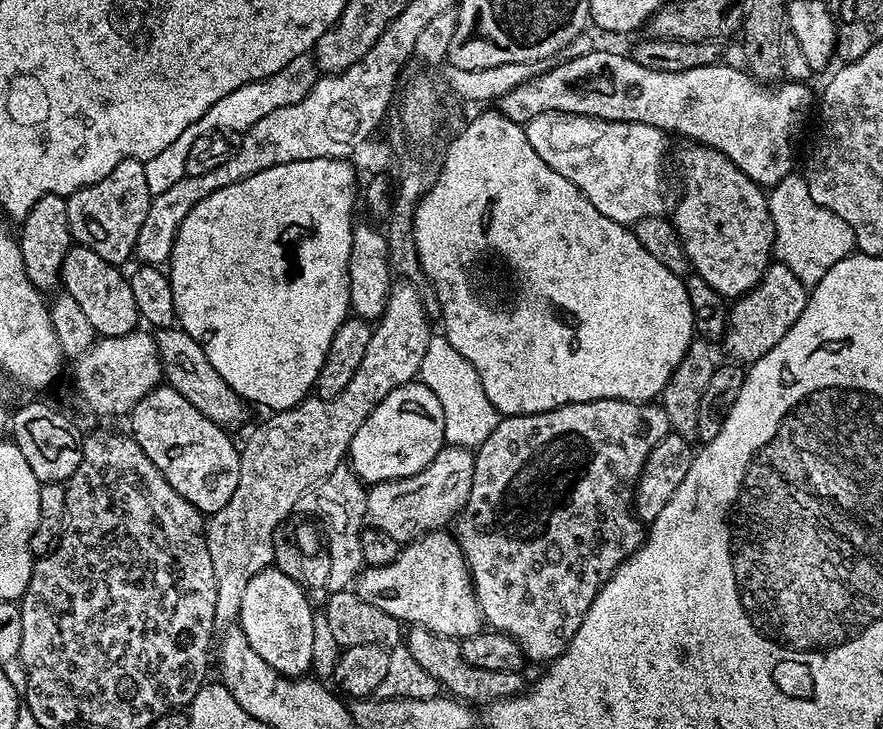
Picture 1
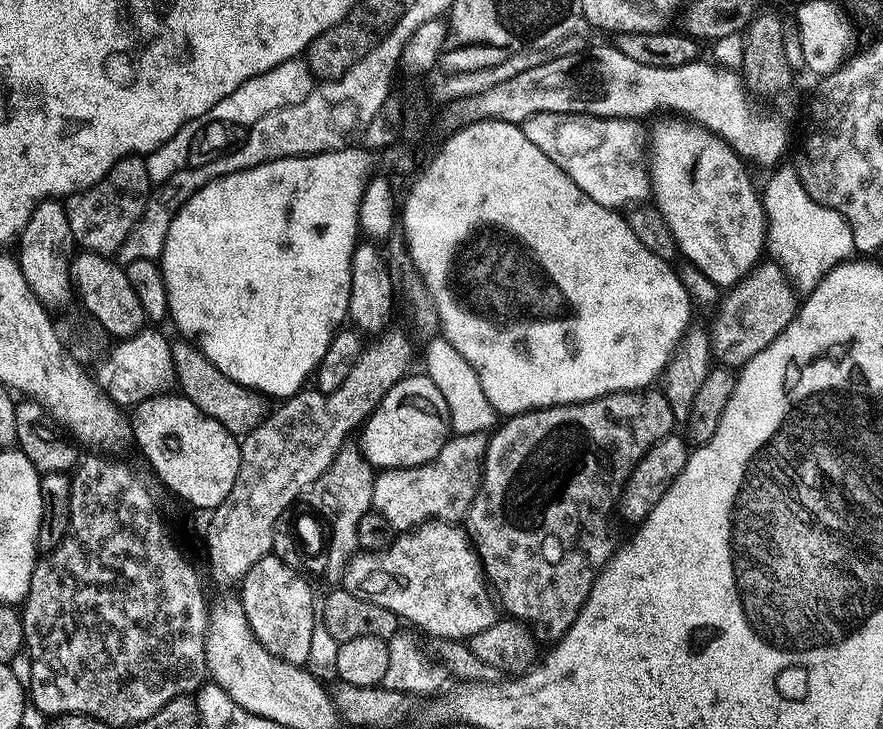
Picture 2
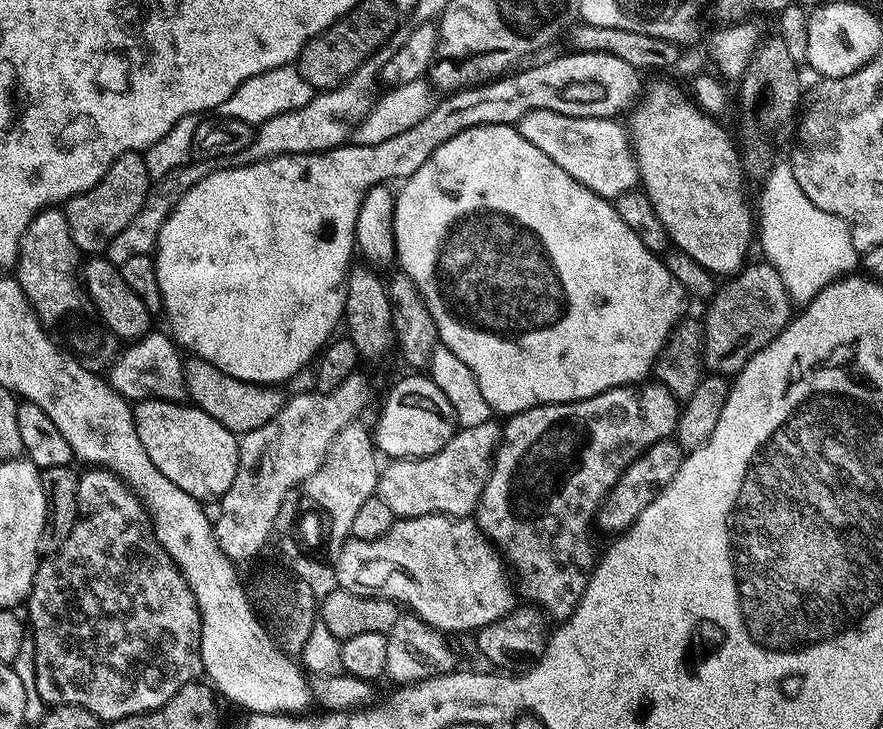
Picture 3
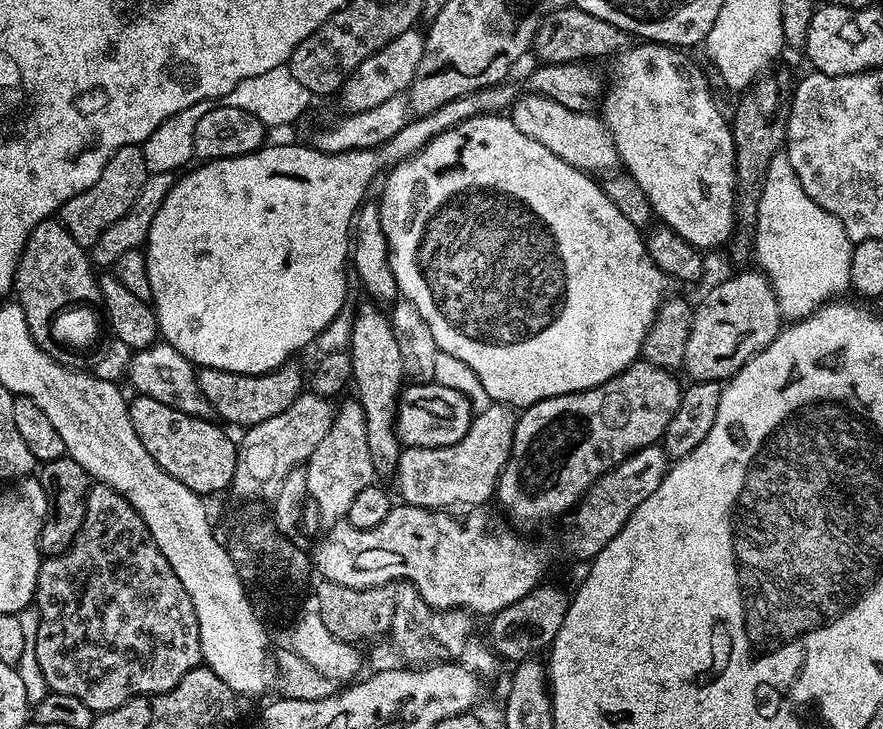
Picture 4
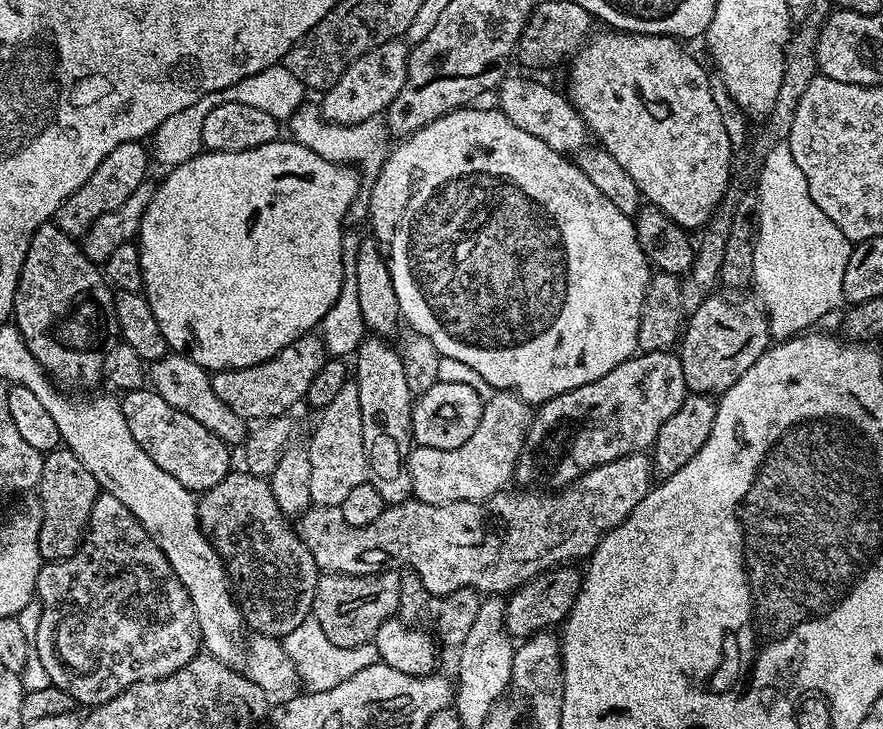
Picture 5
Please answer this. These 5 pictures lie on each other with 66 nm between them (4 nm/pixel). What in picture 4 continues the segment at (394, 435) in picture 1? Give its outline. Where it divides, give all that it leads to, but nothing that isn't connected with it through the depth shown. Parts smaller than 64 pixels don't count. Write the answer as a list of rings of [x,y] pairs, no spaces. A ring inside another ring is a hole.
[[[409,383],[396,405],[396,436],[404,448],[445,448],[461,440],[472,425],[474,410],[458,390],[438,383]]]

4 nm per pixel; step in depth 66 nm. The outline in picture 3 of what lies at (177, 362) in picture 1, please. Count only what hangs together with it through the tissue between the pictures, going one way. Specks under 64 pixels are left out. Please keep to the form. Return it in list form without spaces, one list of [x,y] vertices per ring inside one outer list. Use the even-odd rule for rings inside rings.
[[[188,358],[183,361],[184,391],[187,399],[195,407],[201,408],[214,422],[222,422],[226,430],[243,434],[250,430],[258,430],[258,426],[266,426],[274,414],[278,414],[278,406],[264,406],[264,390],[258,390],[258,384],[227,376],[218,366],[205,360]]]

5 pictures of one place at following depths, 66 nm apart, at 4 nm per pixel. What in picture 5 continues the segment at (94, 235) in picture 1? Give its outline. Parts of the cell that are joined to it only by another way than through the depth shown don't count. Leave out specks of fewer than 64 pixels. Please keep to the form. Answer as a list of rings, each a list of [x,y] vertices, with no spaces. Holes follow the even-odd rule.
[[[131,140],[122,142],[122,146],[114,146],[114,150],[102,158],[98,170],[94,170],[94,174],[90,174],[90,178],[86,178],[86,182],[82,182],[82,186],[78,186],[78,190],[74,190],[66,202],[62,202],[54,217],[56,228],[73,238],[85,236],[98,218],[117,211],[122,202],[141,186],[149,175],[148,164],[150,165],[150,152],[143,143]]]

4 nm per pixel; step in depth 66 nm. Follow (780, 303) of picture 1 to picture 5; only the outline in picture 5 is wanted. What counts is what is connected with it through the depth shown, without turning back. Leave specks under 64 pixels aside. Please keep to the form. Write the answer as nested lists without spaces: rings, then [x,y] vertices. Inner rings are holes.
[[[713,294],[687,317],[678,341],[678,355],[689,393],[722,394],[770,347],[768,317],[759,303],[749,300],[723,300]]]

